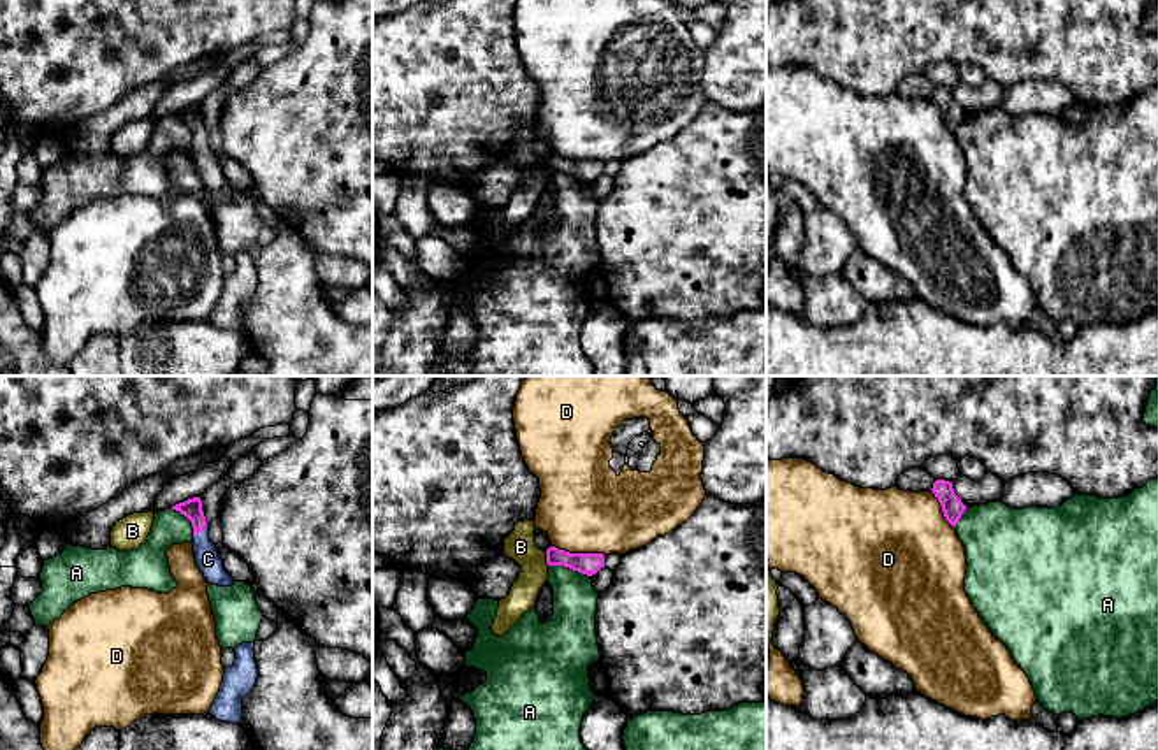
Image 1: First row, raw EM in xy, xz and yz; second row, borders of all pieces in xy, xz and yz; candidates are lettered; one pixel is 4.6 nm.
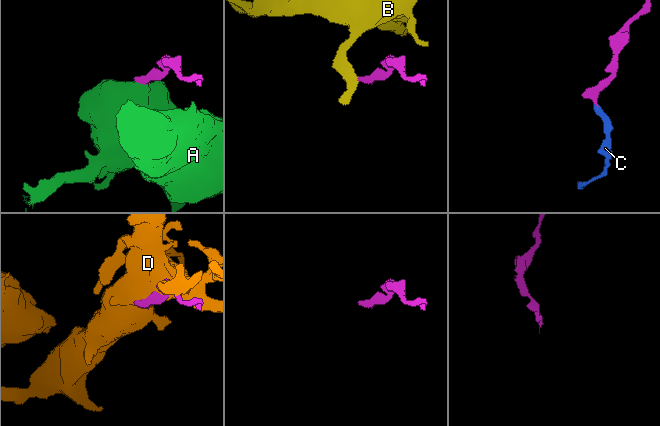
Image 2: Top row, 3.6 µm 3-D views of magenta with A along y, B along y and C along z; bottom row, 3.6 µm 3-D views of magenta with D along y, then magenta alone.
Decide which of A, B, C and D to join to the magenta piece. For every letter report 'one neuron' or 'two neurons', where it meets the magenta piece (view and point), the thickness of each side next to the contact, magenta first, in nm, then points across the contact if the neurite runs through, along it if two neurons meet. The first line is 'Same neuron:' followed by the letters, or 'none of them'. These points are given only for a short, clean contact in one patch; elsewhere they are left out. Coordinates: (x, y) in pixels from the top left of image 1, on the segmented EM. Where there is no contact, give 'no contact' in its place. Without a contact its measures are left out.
Same neuron: C
A: two neurons; contact xz (570, 568); calibres 100 and 200 nm; border xz (549, 564), (563, 564), (589, 576)
B: two neurons; contact xz (547, 559); calibres 100 and 140 nm; border xz (545, 552), (549, 564)
C: one neuron; contact xy (201, 531); calibres 90 and 120 nm; way xy (192, 508), (201, 531), (201, 543), (208, 559)
D: two neurons; contact xz (578, 554); calibres 100 and 420 nm

